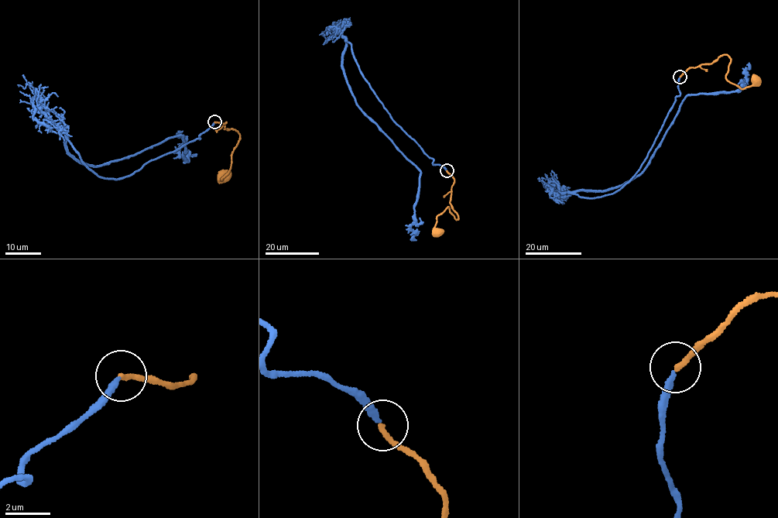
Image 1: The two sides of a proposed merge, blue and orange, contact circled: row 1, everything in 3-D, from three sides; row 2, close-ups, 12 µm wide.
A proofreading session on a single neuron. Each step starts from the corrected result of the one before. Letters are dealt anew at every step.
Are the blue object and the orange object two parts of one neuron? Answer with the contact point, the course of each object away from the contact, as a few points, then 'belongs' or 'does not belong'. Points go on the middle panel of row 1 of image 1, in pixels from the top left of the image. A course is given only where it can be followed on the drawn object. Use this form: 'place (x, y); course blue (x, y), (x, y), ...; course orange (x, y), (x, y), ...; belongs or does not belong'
place (447, 170); course blue (447, 170), (433, 163), (390, 116), (346, 41), (343, 71), (356, 104), (420, 172), (410, 228), (416, 240); course orange (447, 170), (454, 179), (450, 204), (458, 218), (447, 207), (436, 217), (437, 233); belongs

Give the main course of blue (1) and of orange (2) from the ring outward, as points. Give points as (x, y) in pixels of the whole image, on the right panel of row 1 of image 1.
1: (680, 77), (680, 94), (628, 182), (613, 193), (575, 193), (642, 173), (687, 95), (736, 91), (748, 63)
2: (680, 76), (726, 54), (731, 60), (728, 80), (742, 88), (756, 79)

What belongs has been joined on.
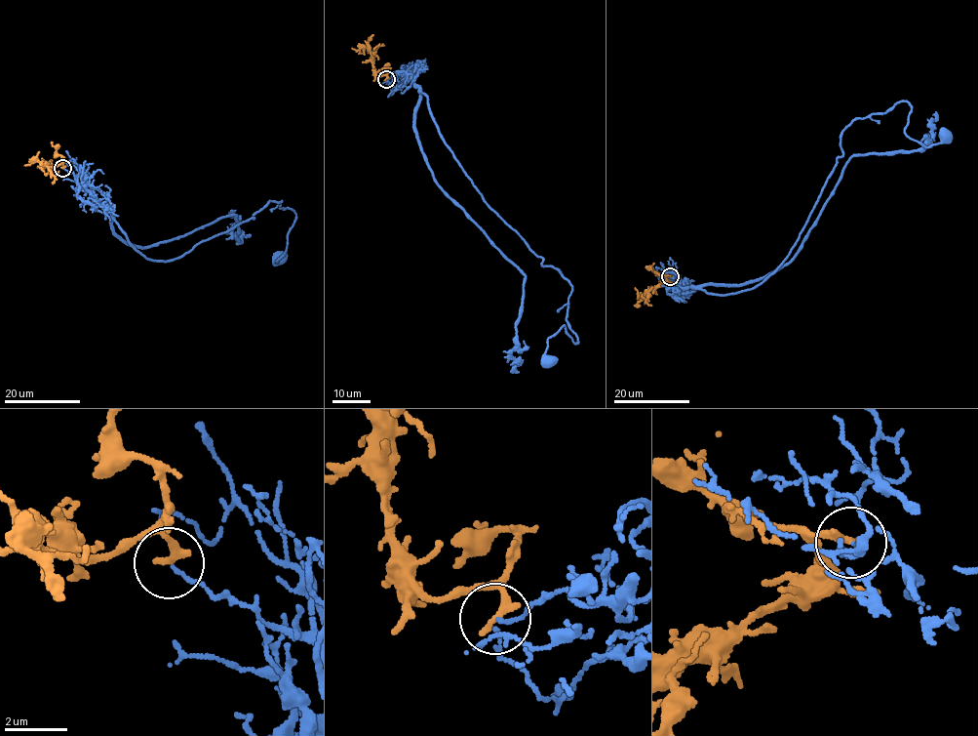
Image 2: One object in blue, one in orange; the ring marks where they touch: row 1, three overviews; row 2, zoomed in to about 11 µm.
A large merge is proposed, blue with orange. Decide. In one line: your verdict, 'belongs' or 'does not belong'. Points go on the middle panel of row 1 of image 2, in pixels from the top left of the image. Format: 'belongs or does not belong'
does not belong

